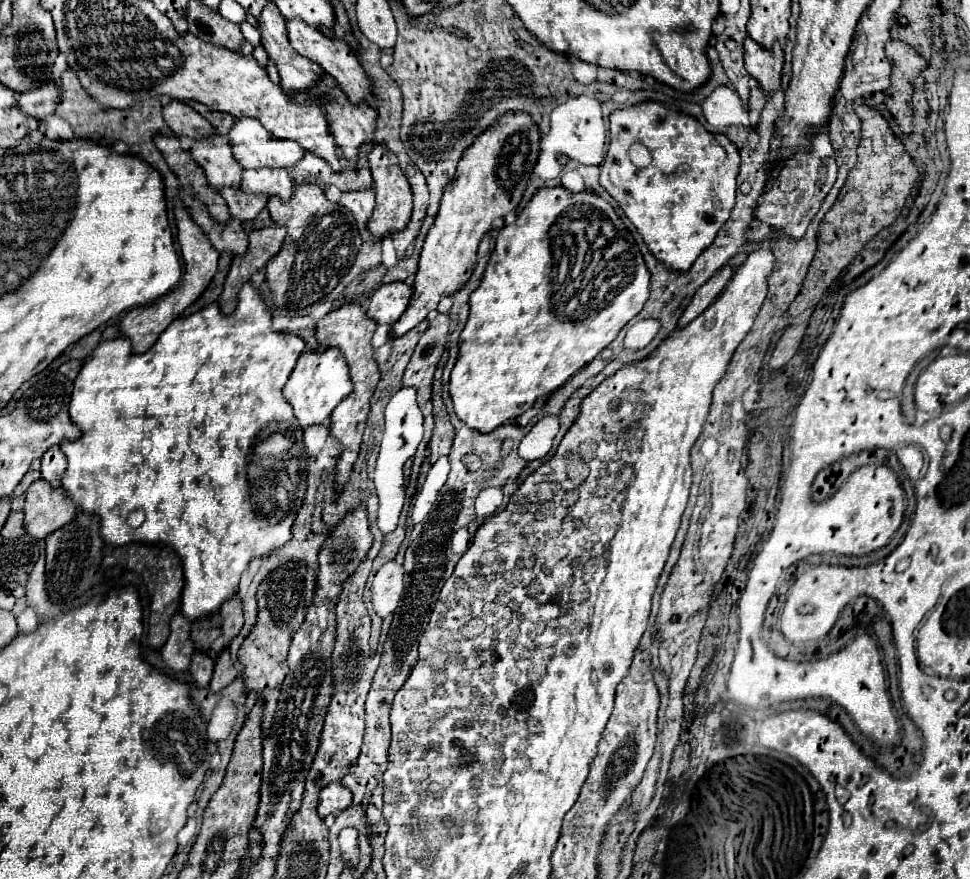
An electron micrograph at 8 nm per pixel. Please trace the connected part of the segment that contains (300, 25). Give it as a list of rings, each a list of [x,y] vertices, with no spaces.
[[[288,20],[286,22],[288,28],[288,38],[290,44],[294,46],[294,50],[310,60],[316,60],[336,82],[338,86],[348,94],[348,98],[356,104],[356,102],[368,102],[372,104],[372,84],[368,84],[368,74],[364,72],[364,68],[360,68],[360,60],[356,60],[356,54],[350,50],[348,44],[344,44],[342,40],[330,40],[326,38],[318,28],[304,24],[302,20]]]

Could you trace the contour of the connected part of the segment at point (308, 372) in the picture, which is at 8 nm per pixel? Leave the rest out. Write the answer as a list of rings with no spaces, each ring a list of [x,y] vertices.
[[[330,348],[326,352],[306,350],[298,358],[298,364],[296,364],[294,372],[290,374],[282,392],[284,392],[284,398],[288,400],[288,404],[292,406],[294,416],[302,428],[308,428],[312,424],[324,424],[330,418],[332,410],[340,404],[340,400],[344,400],[352,392],[348,364],[336,348]]]

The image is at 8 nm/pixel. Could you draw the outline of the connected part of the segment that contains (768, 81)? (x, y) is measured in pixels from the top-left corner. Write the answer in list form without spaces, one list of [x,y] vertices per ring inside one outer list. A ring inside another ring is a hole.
[[[748,38],[744,42],[744,62],[748,74],[758,80],[760,88],[766,94],[772,94],[776,92],[776,88],[780,88],[780,76],[784,66],[784,54],[780,44],[766,50],[760,44],[756,44],[752,38]]]

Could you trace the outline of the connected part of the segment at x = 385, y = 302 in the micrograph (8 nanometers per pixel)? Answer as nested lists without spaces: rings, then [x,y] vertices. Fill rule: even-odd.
[[[390,282],[380,286],[368,304],[368,318],[372,318],[376,324],[392,326],[408,308],[412,298],[412,286],[406,282]]]

